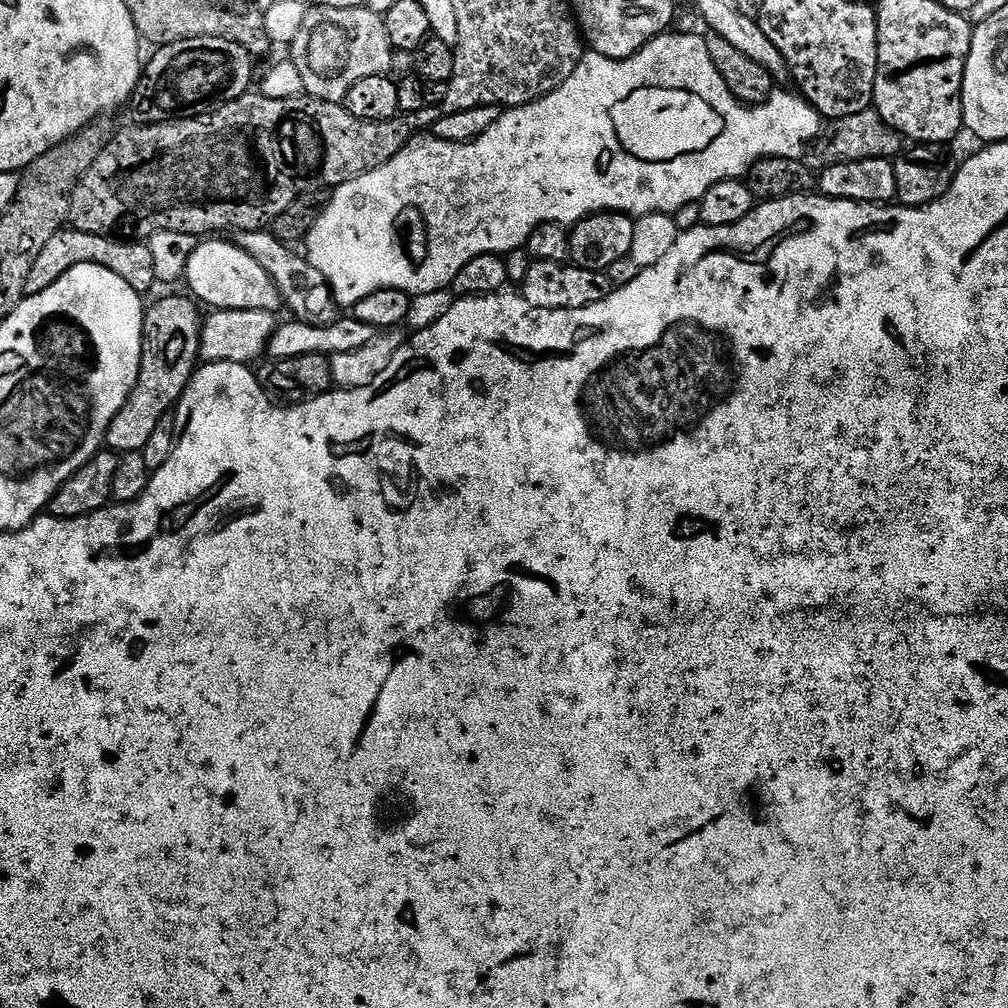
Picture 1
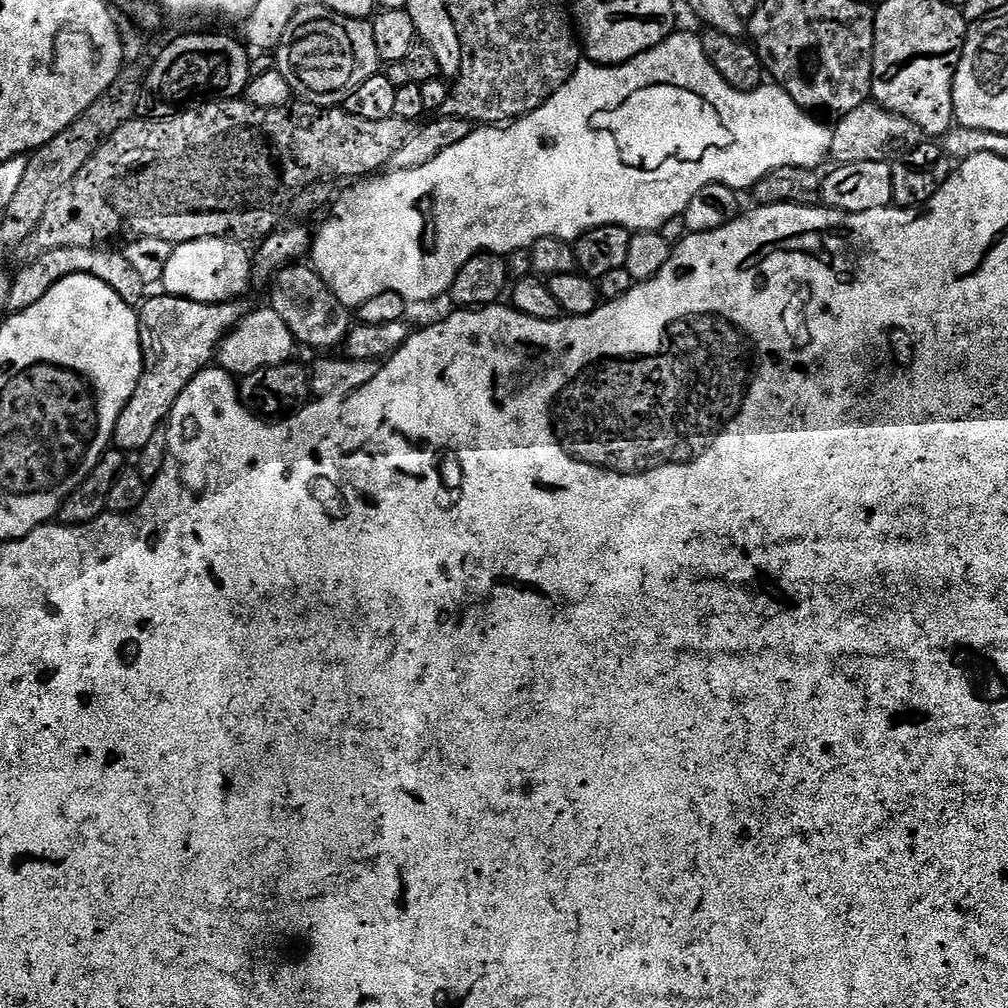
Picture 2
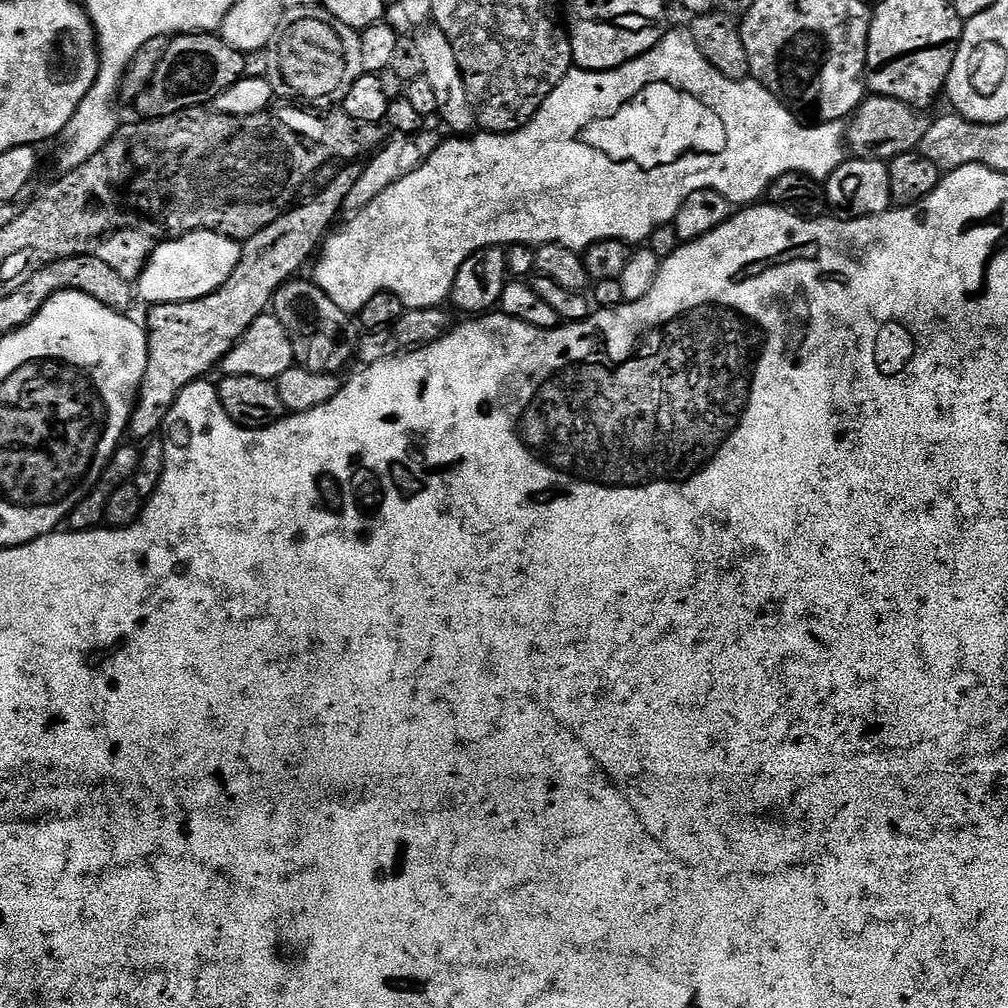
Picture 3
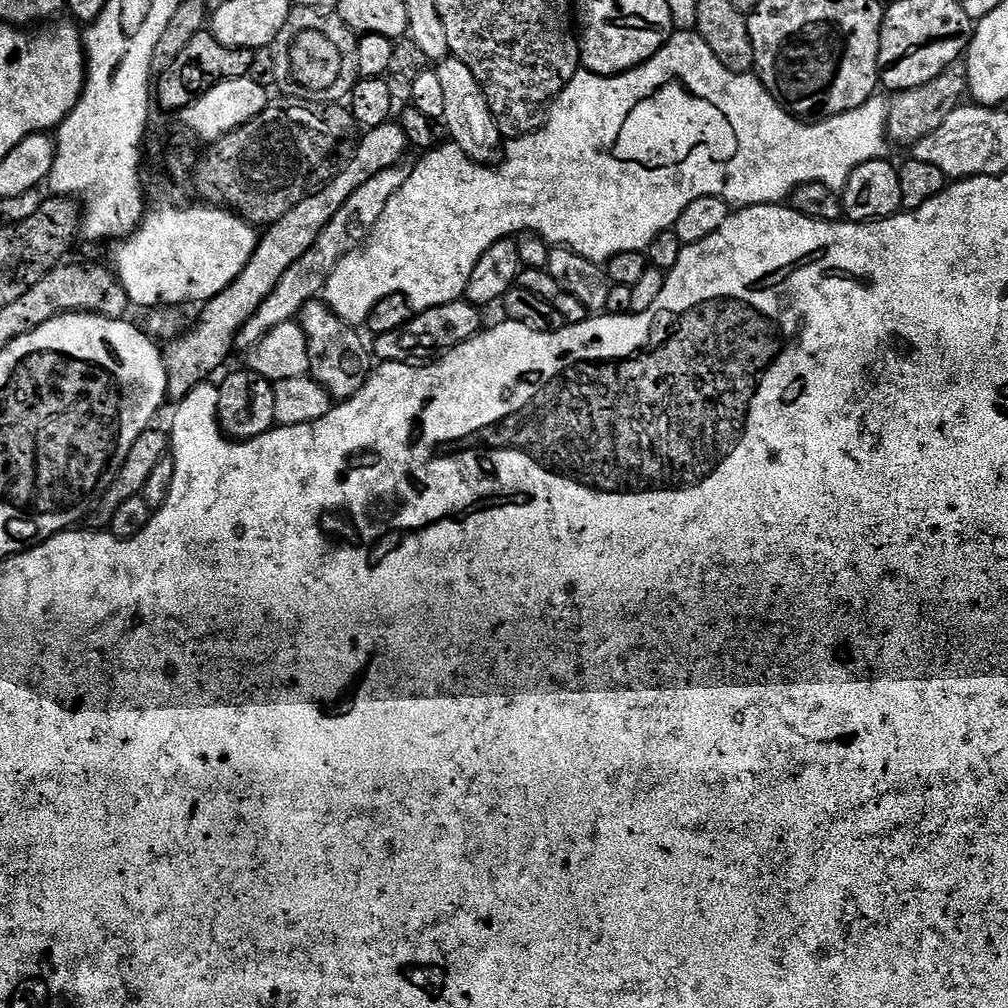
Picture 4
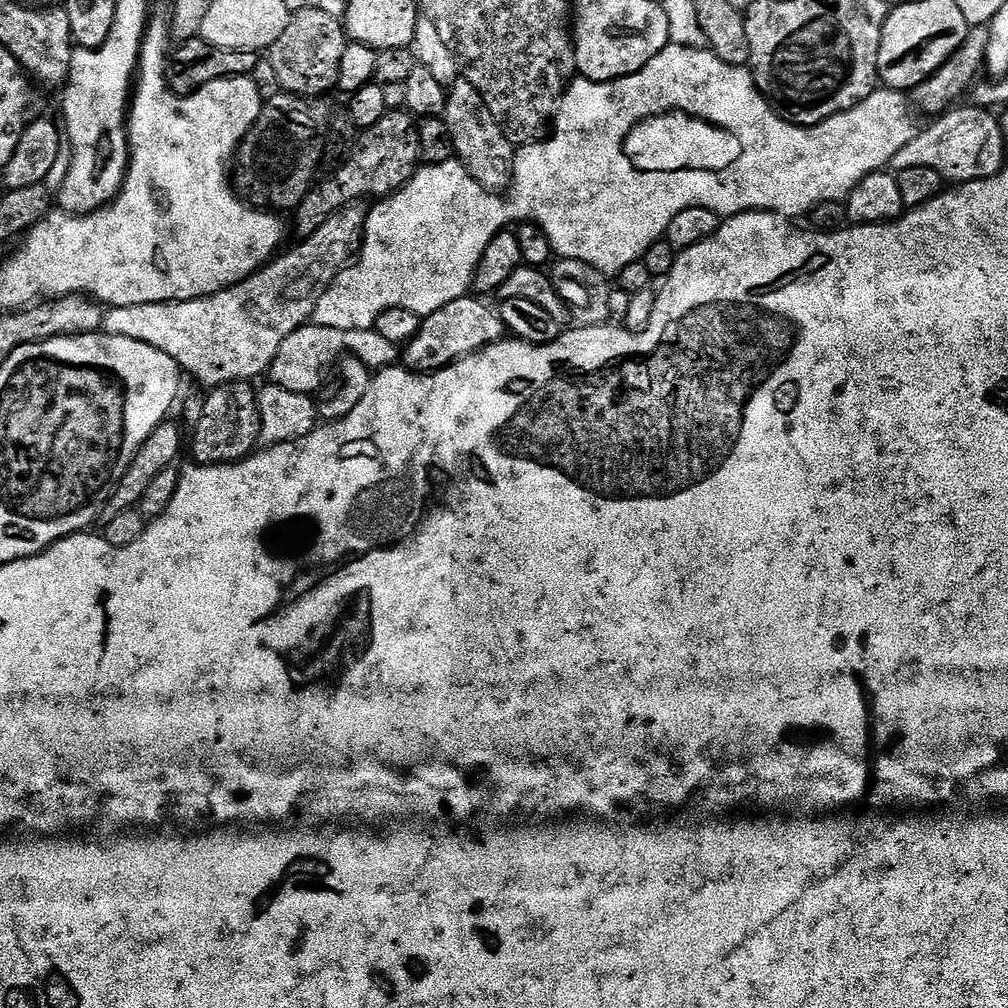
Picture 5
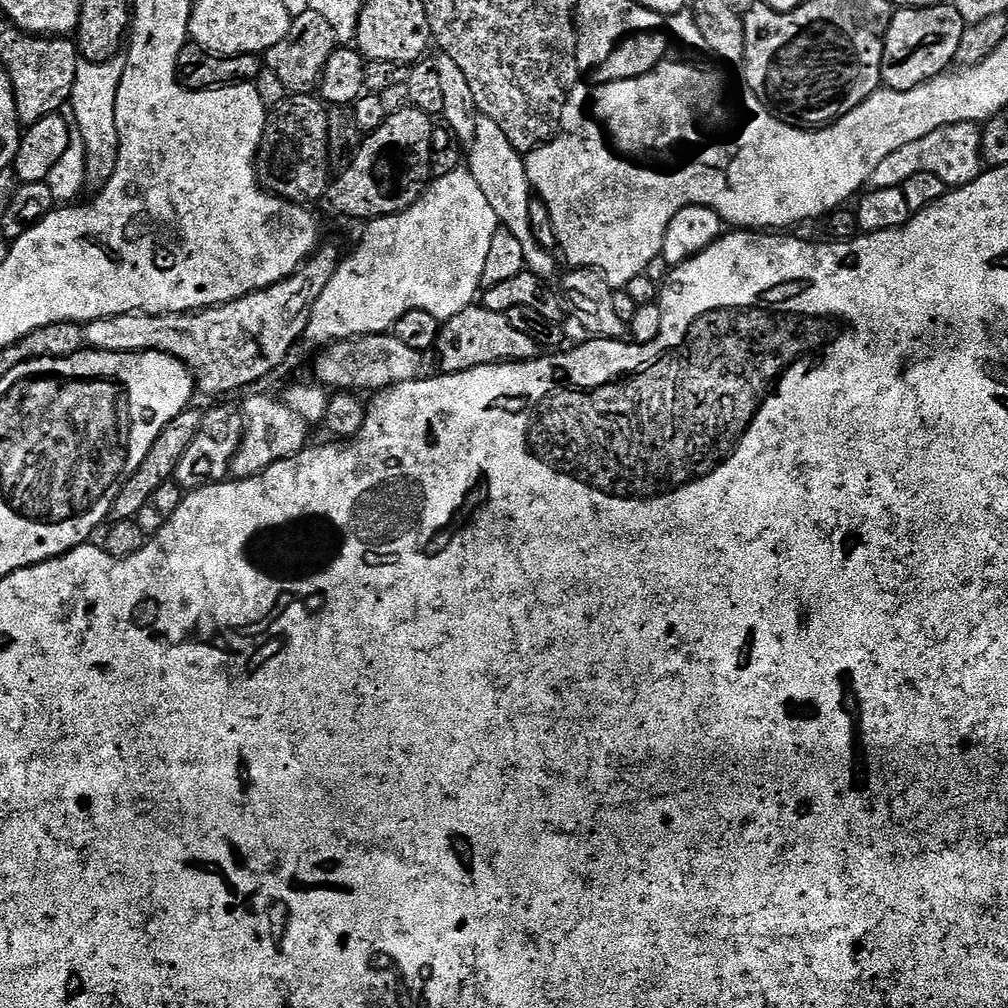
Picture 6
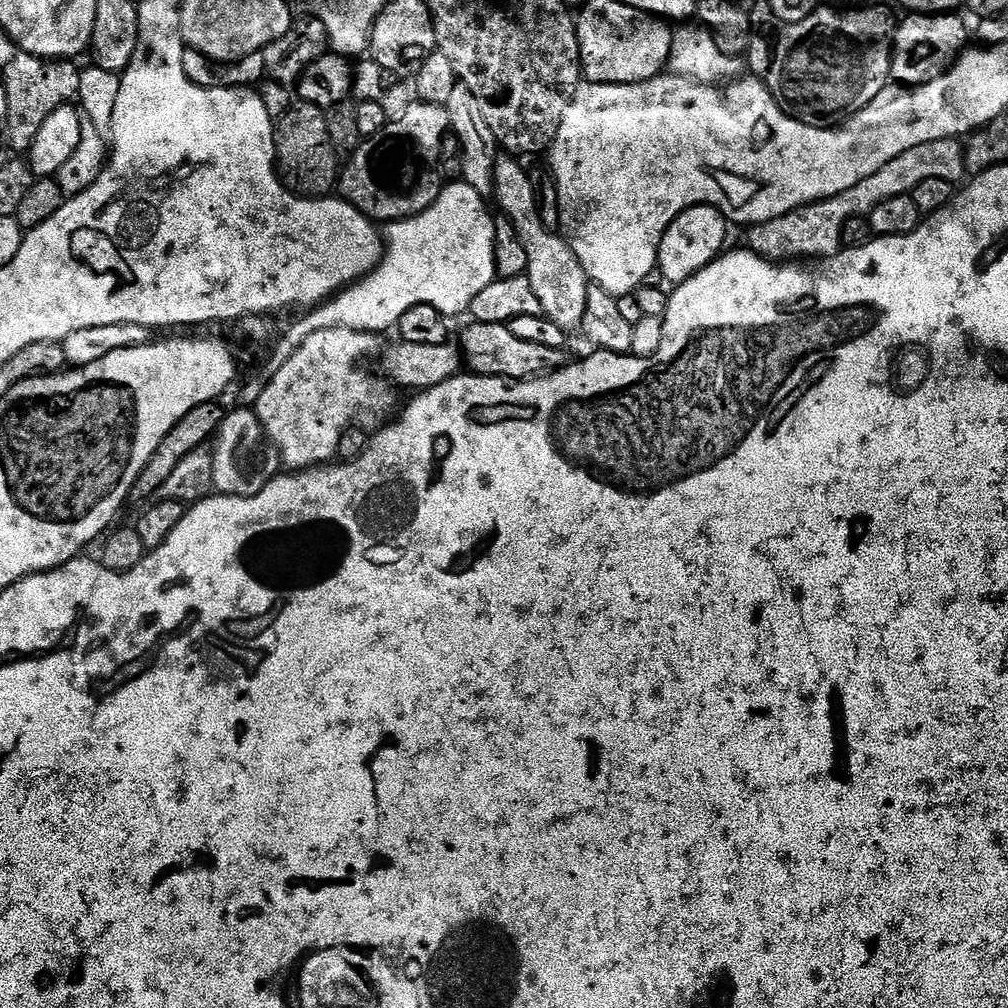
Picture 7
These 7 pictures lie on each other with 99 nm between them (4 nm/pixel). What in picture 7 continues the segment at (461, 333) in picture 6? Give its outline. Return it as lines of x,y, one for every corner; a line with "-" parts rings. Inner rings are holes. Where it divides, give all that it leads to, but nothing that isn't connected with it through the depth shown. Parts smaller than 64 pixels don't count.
469,323
469,328
458,339
463,363
469,373
477,376
499,376
508,382
530,380
537,376
546,376
557,372
570,363
570,357
564,348
547,348
536,342
522,342
506,324

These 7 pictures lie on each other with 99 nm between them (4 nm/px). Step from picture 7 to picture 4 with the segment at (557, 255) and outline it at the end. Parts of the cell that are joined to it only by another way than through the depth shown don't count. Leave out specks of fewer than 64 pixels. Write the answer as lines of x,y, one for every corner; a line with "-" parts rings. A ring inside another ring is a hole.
455,58
439,61
434,71
438,74
438,82
442,86
442,106
444,107
442,124
448,127
447,139
455,144
468,159
488,162
488,159
495,154
496,147
498,147
497,152
501,147
502,137
500,127
492,116
479,82
474,78
474,74
470,74
470,70
462,61

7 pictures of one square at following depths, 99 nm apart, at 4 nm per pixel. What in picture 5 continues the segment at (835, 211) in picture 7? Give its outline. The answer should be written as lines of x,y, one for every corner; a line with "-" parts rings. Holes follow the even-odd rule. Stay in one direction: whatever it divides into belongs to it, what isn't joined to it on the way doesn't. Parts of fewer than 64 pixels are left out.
984,106
972,108
953,107
943,116
933,119
928,129
917,131
916,136
898,154
894,154
891,167
896,172
911,168
929,168
943,176
945,181
957,185
968,184
971,180
985,180
998,174
1005,167
1004,144
1006,137
1000,130
1000,121

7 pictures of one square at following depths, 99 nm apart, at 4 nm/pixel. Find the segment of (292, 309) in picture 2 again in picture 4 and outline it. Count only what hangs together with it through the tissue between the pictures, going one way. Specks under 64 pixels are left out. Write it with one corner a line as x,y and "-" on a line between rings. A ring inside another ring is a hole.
317,298
306,302
300,310
298,323
306,334
308,347
308,370
312,379
316,380
328,392
333,401
348,400
368,380
370,367
370,352
366,340
359,336
357,329
343,320
336,319
328,311
323,299

